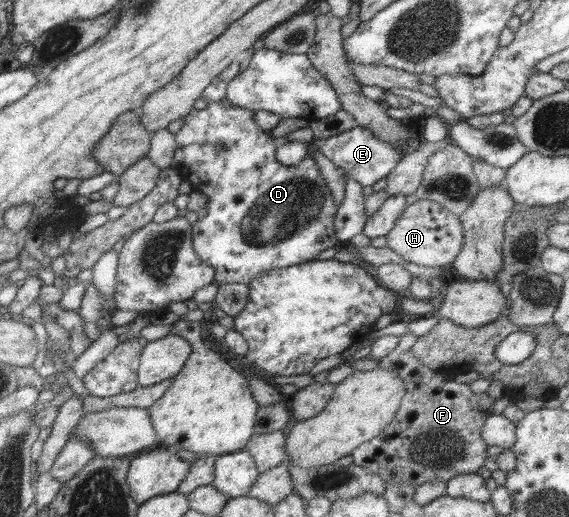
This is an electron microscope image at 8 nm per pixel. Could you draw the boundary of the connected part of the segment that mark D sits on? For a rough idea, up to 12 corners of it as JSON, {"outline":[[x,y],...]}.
{"outline":[[191,108],[172,167],[208,199],[191,224],[212,283],[340,244],[313,157],[254,111]]}

